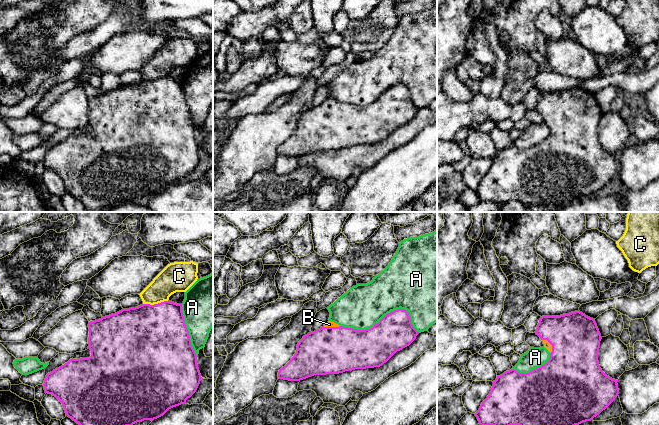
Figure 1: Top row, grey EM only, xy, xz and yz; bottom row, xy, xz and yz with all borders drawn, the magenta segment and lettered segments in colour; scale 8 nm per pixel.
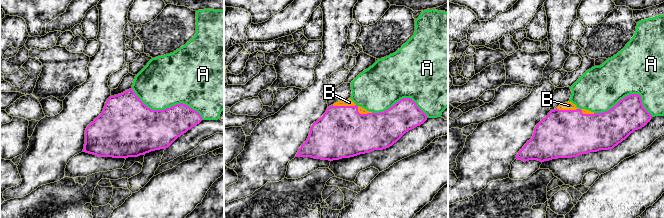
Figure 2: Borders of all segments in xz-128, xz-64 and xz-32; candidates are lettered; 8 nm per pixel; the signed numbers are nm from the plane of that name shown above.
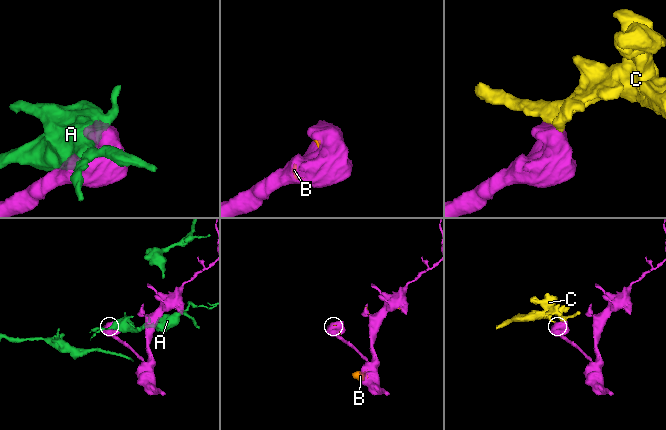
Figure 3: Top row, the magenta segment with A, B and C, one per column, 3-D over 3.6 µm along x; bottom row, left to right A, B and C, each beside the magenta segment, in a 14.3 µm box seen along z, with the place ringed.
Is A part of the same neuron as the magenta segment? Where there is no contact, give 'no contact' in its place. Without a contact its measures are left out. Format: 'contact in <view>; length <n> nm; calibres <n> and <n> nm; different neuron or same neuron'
contact in xz; length 650 nm; calibres 300 and 360 nm; different neuron

